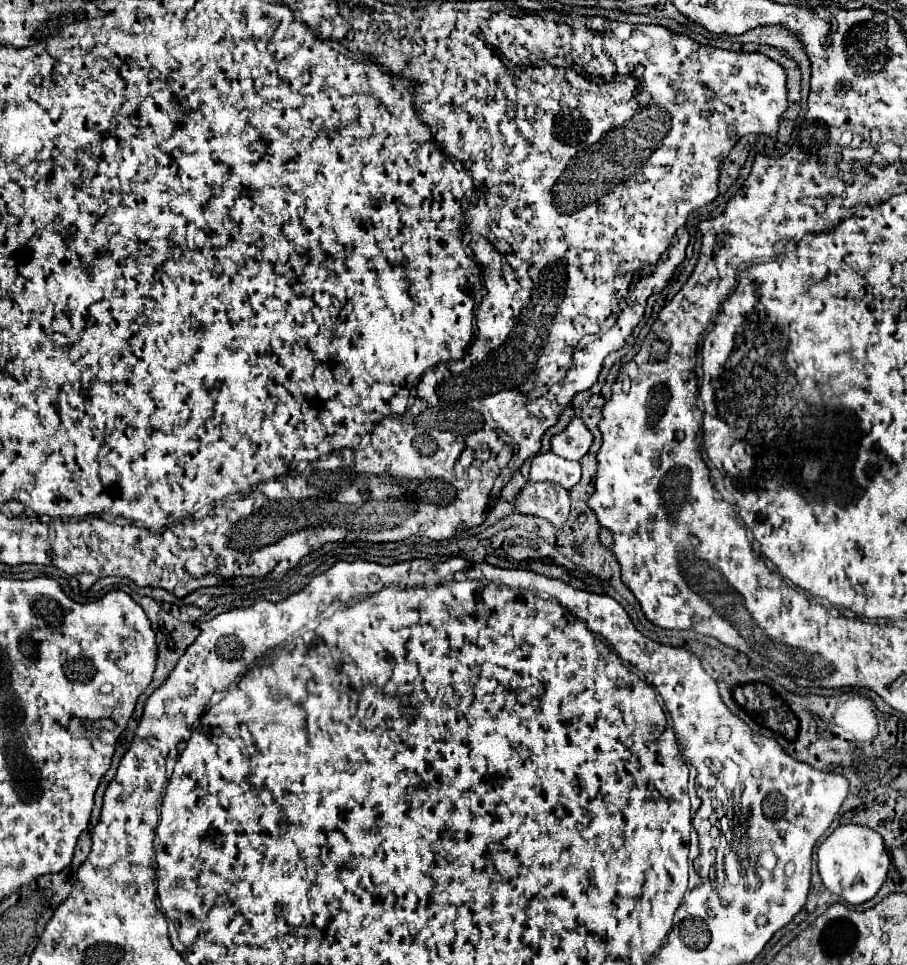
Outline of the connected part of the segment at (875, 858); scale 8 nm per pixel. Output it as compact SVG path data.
M839 825L817 849L817 867L823 885L853 905L875 897L885 883L891 865L891 851L887 849L885 839L877 831L863 825Z

